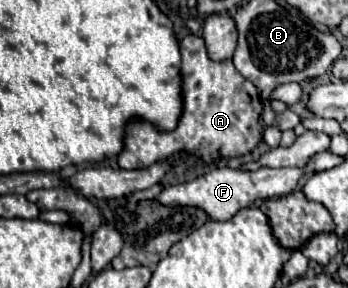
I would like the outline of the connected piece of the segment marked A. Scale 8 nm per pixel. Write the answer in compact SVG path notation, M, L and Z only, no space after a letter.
M187 35L179 41L181 51L181 97L183 111L173 131L161 131L145 119L131 119L125 125L123 151L117 155L121 169L143 169L177 151L187 151L207 163L221 157L241 157L261 143L263 129L257 119L261 99L257 89L239 75L233 61L211 61L201 37Z

